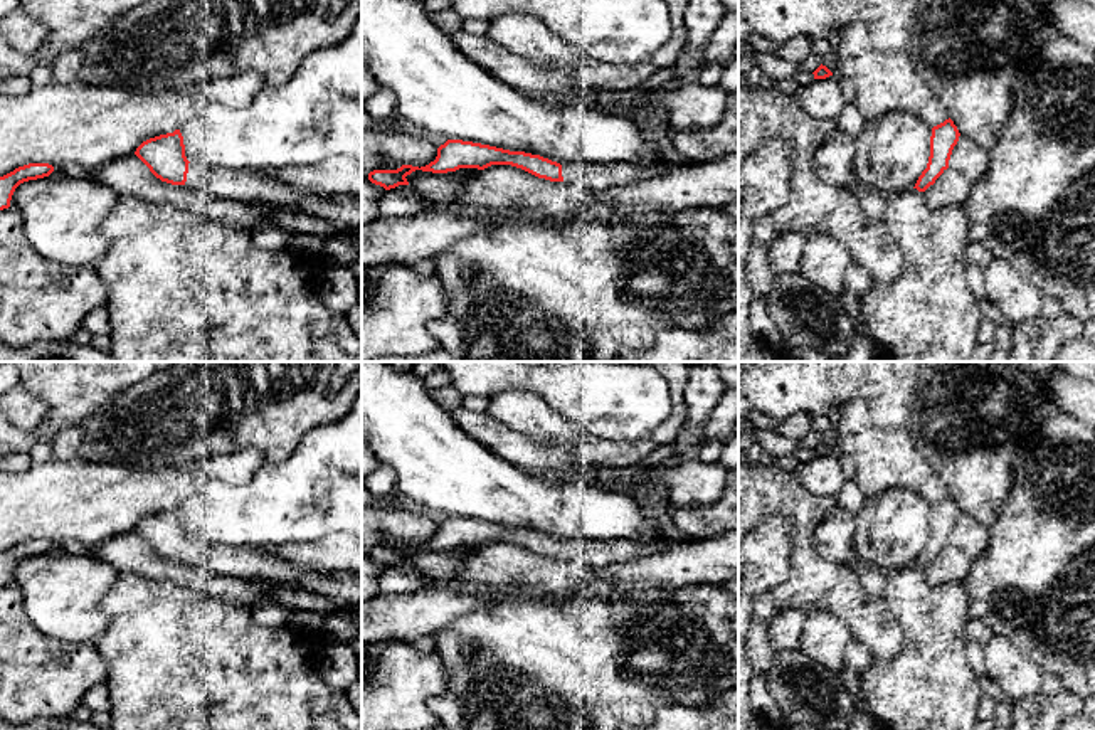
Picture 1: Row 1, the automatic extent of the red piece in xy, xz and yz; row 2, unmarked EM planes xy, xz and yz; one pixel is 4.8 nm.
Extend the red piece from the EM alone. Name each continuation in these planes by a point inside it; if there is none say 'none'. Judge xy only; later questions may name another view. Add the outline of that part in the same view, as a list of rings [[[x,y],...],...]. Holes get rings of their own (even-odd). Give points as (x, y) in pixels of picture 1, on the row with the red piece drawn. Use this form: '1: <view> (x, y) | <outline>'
1: xy (343, 211) | [[[192,161],[188,163],[185,187],[266,207],[304,210],[340,230],[362,225],[362,197],[350,193],[304,195],[247,170],[229,170]]]

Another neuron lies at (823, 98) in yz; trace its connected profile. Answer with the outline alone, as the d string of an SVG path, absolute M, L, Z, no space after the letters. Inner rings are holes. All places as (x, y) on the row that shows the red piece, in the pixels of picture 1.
M833 76L801 86L792 99L802 111L819 119L838 119L846 106L841 84Z

